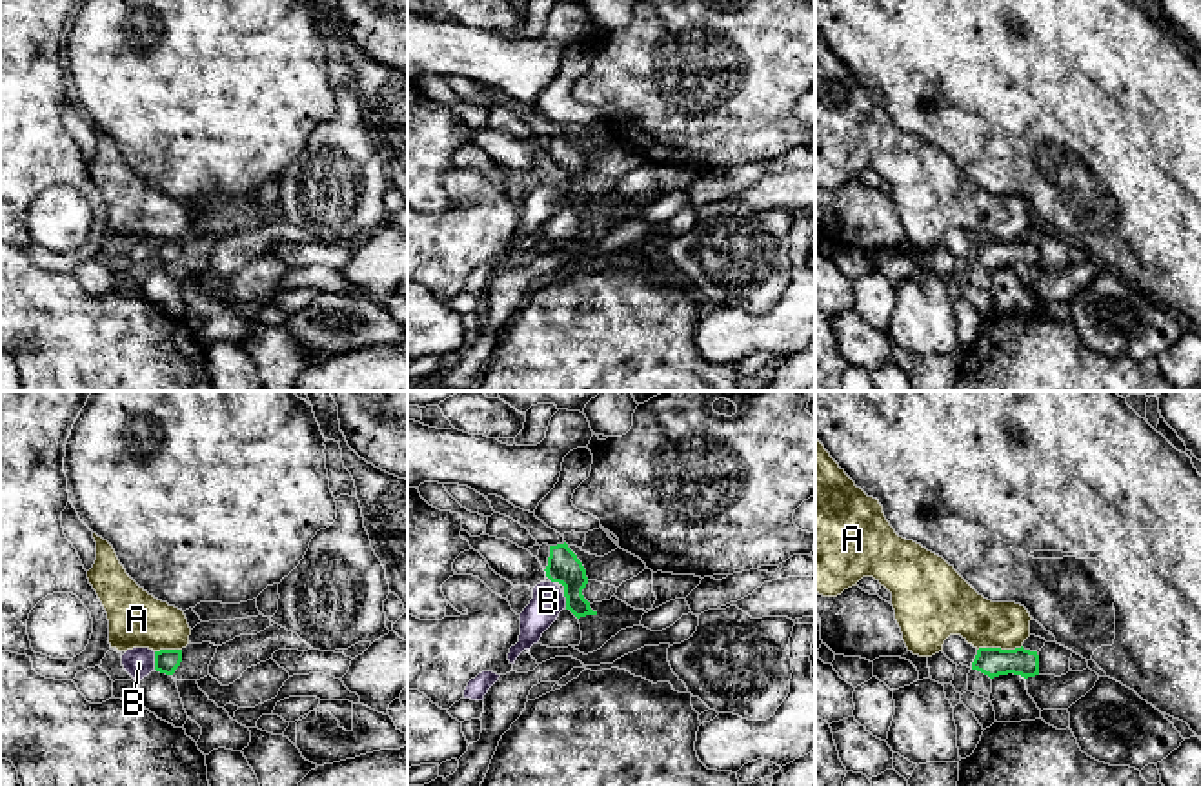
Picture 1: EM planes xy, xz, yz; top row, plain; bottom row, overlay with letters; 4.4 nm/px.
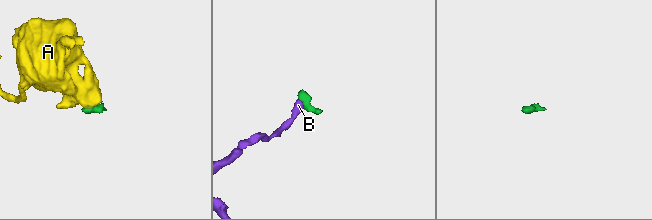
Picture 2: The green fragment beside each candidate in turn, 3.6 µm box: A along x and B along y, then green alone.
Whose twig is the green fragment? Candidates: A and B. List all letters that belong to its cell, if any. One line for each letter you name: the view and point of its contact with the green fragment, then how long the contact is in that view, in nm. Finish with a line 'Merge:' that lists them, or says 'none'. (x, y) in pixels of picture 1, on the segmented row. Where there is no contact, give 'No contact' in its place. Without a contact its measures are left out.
B: Touches green at xy (155, 661). Shared border 80 nm
Merge: B

